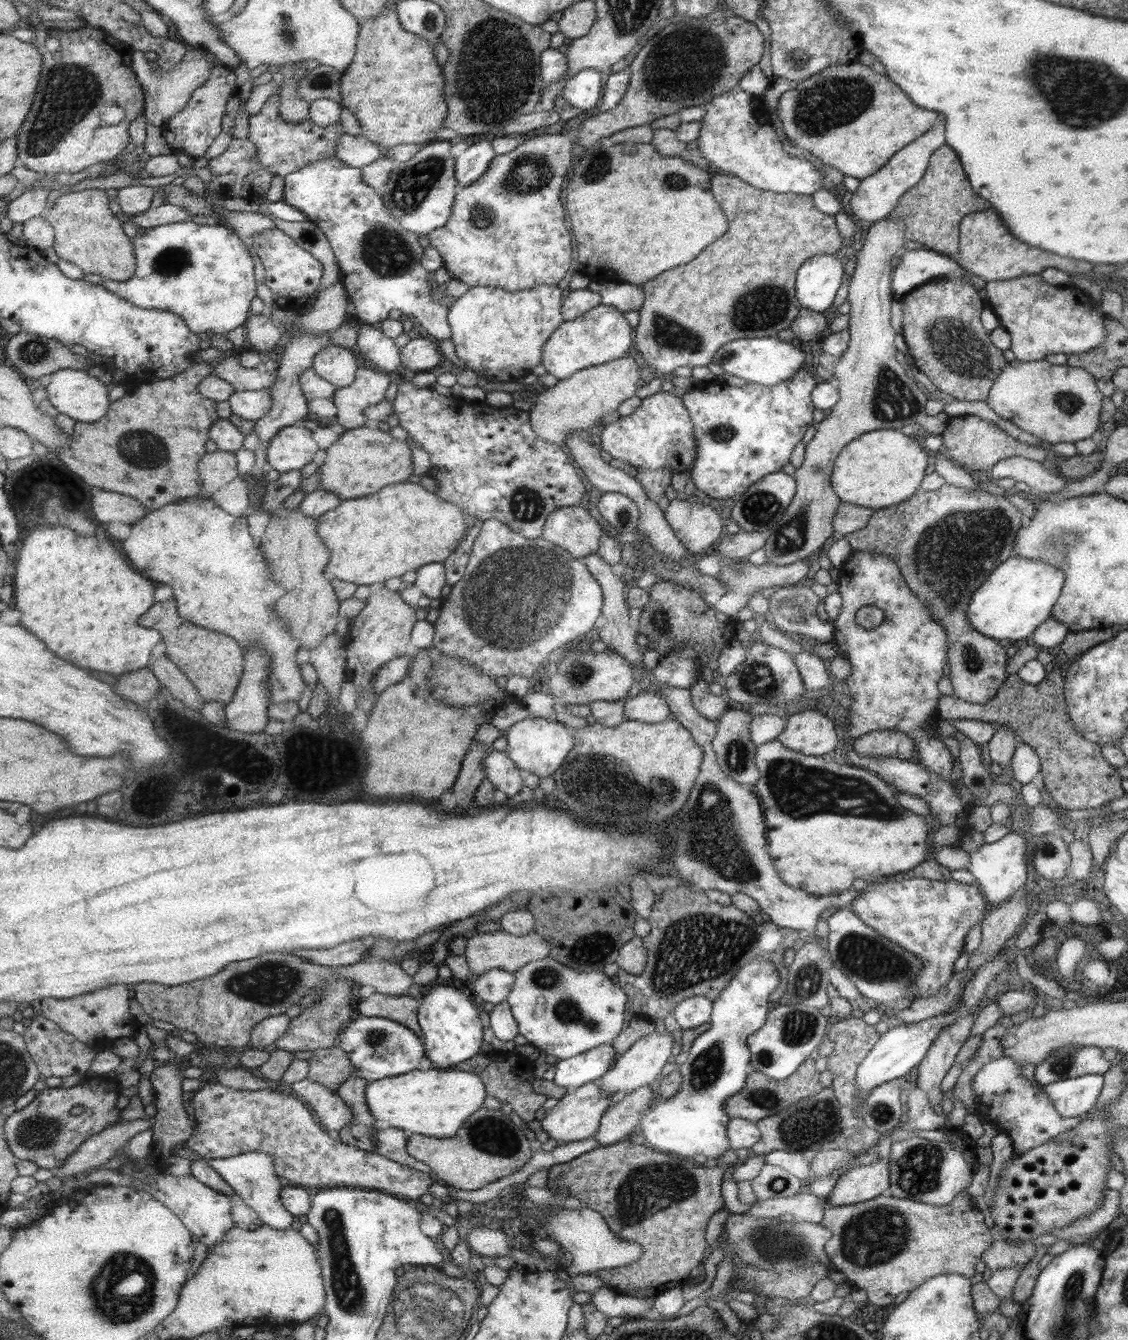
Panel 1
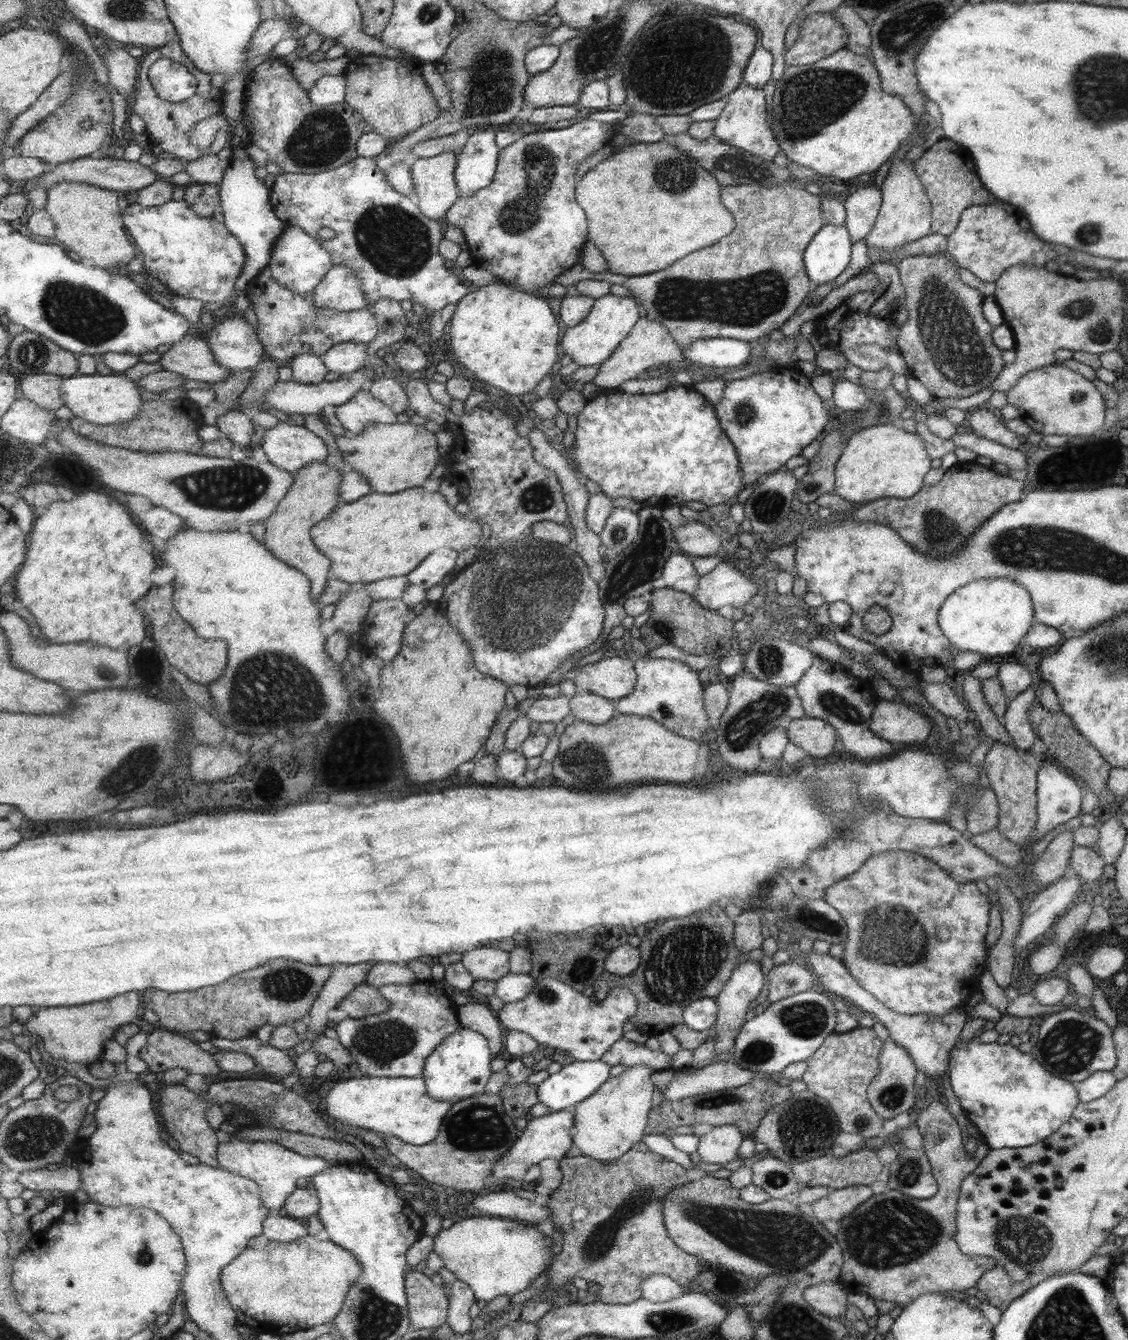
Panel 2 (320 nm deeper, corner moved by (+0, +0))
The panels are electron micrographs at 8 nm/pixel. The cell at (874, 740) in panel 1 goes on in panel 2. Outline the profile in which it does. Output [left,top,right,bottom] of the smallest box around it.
[869,699,932,748]

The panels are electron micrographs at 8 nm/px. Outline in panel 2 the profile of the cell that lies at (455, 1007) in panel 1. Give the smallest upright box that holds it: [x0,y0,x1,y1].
[422,1026,494,1104]

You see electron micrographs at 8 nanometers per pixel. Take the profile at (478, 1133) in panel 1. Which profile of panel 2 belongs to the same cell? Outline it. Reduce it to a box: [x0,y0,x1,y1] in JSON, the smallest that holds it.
[383,1093,521,1190]

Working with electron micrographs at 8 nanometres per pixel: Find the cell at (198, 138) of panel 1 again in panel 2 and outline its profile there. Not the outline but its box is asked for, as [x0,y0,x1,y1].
[133,39,231,163]

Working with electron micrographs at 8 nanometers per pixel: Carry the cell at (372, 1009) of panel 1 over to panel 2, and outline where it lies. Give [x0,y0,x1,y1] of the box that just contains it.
[338,982,391,1018]

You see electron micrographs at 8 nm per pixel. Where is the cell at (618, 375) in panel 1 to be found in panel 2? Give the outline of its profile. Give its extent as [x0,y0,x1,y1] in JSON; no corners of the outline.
[592,315,681,390]

